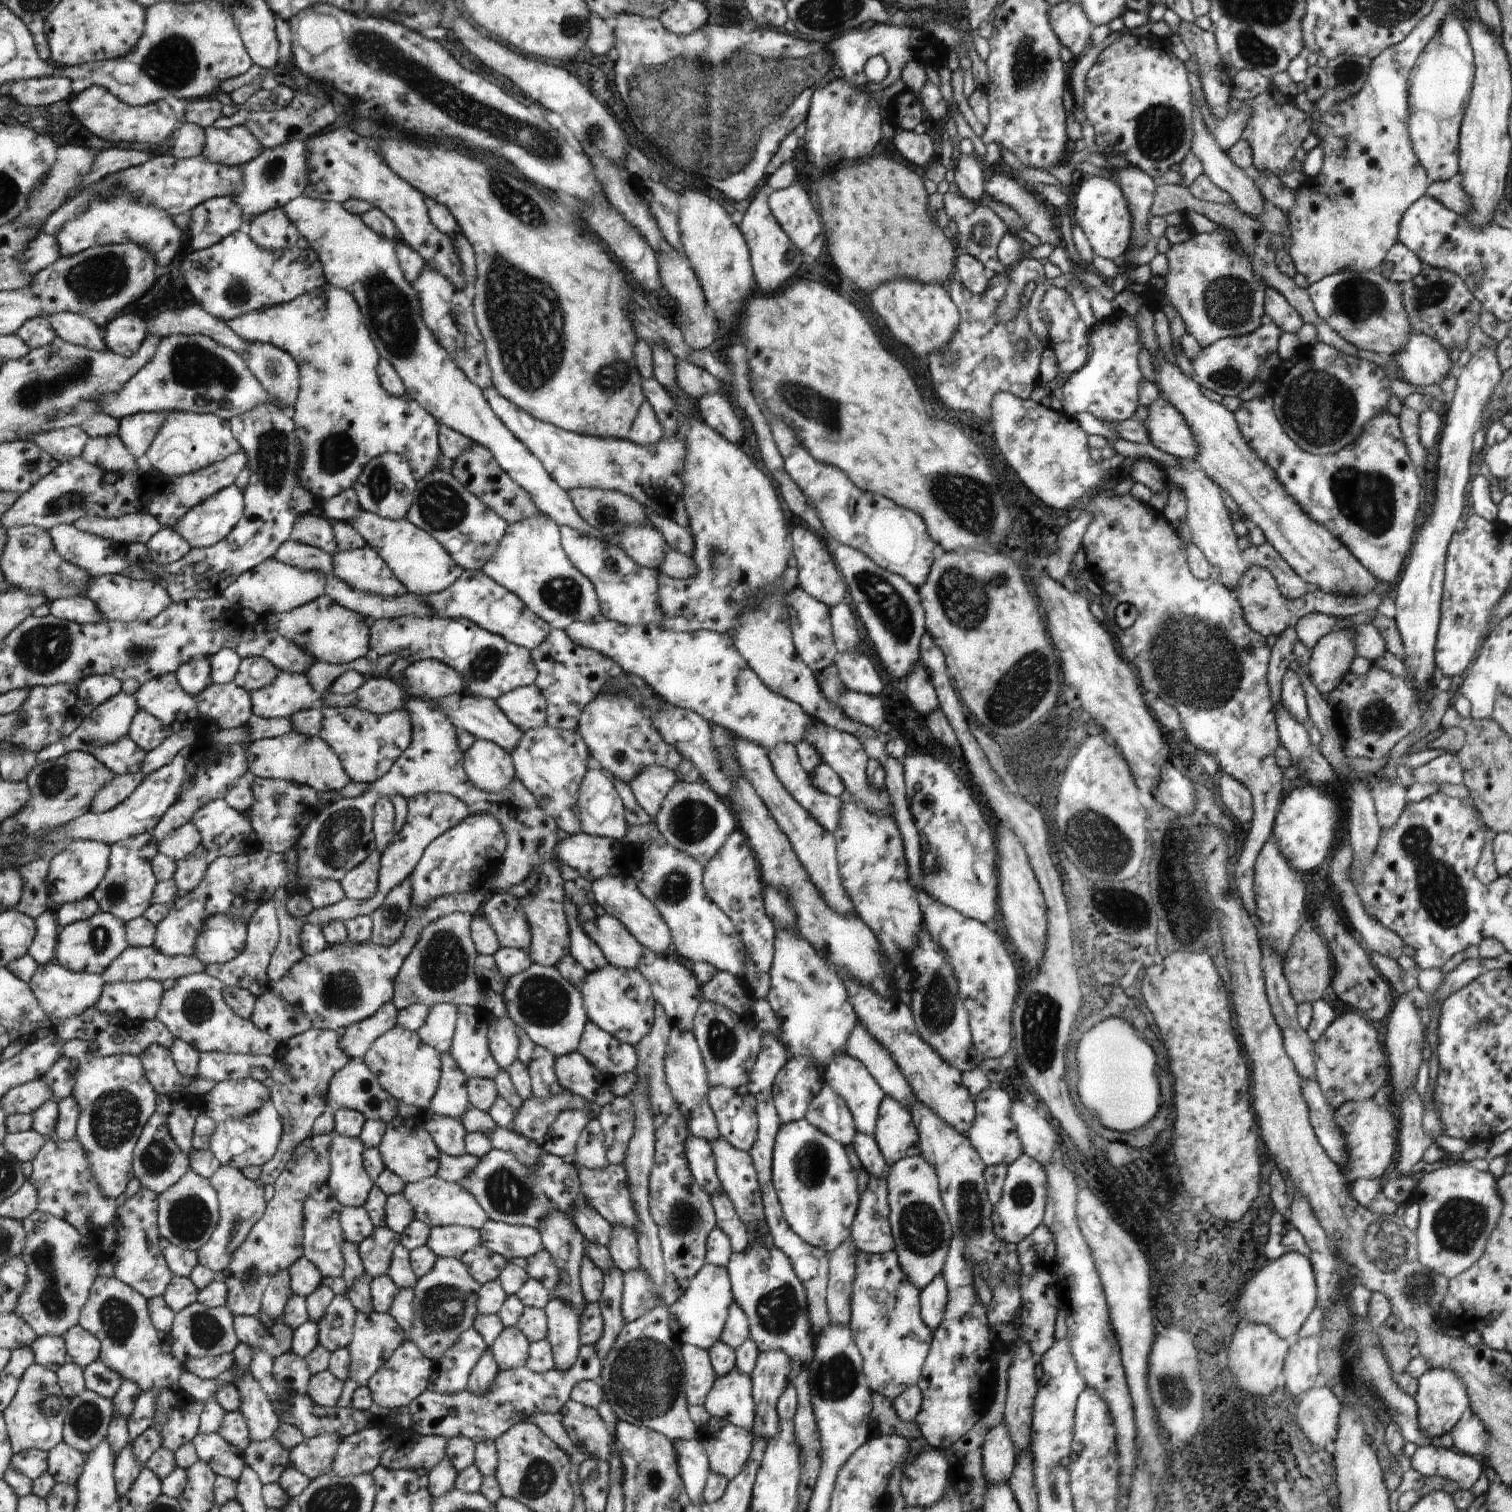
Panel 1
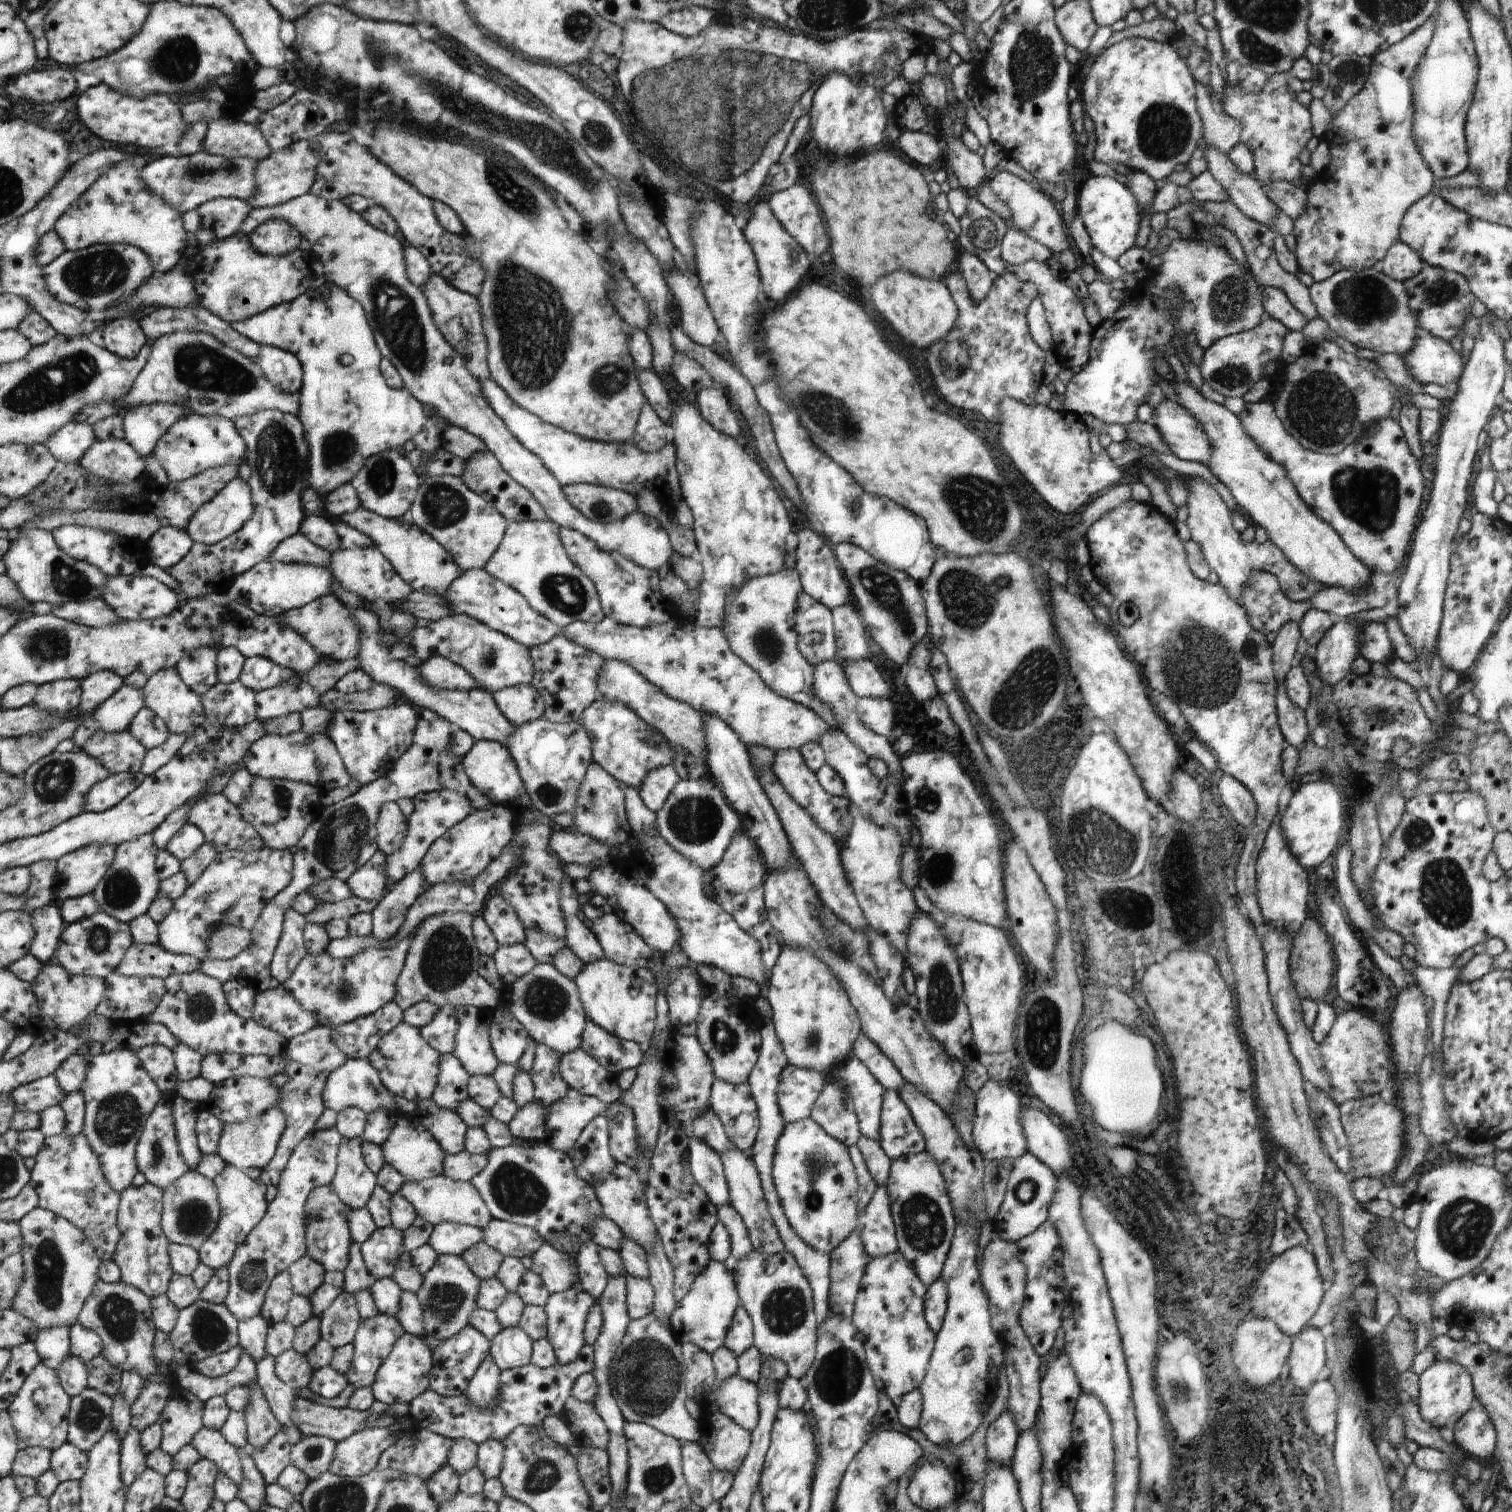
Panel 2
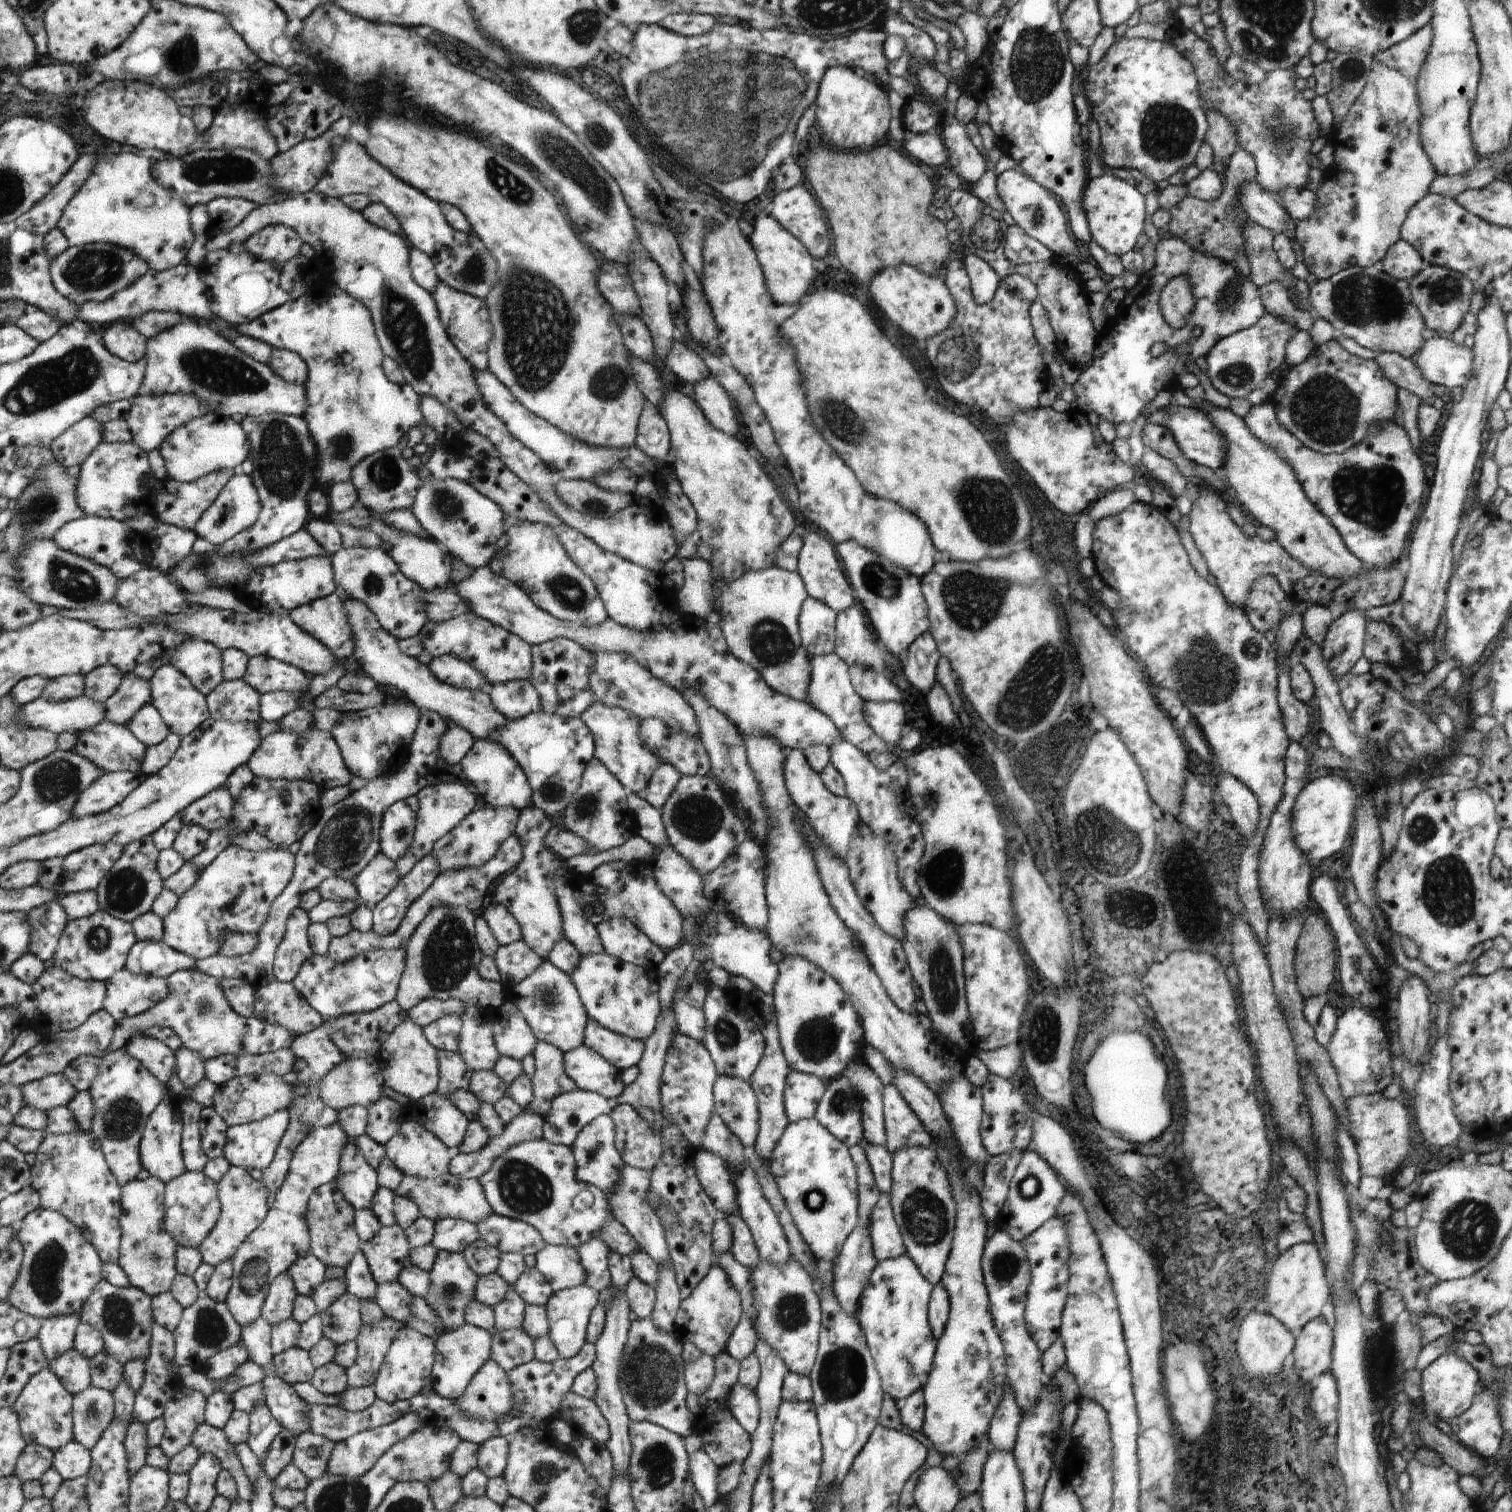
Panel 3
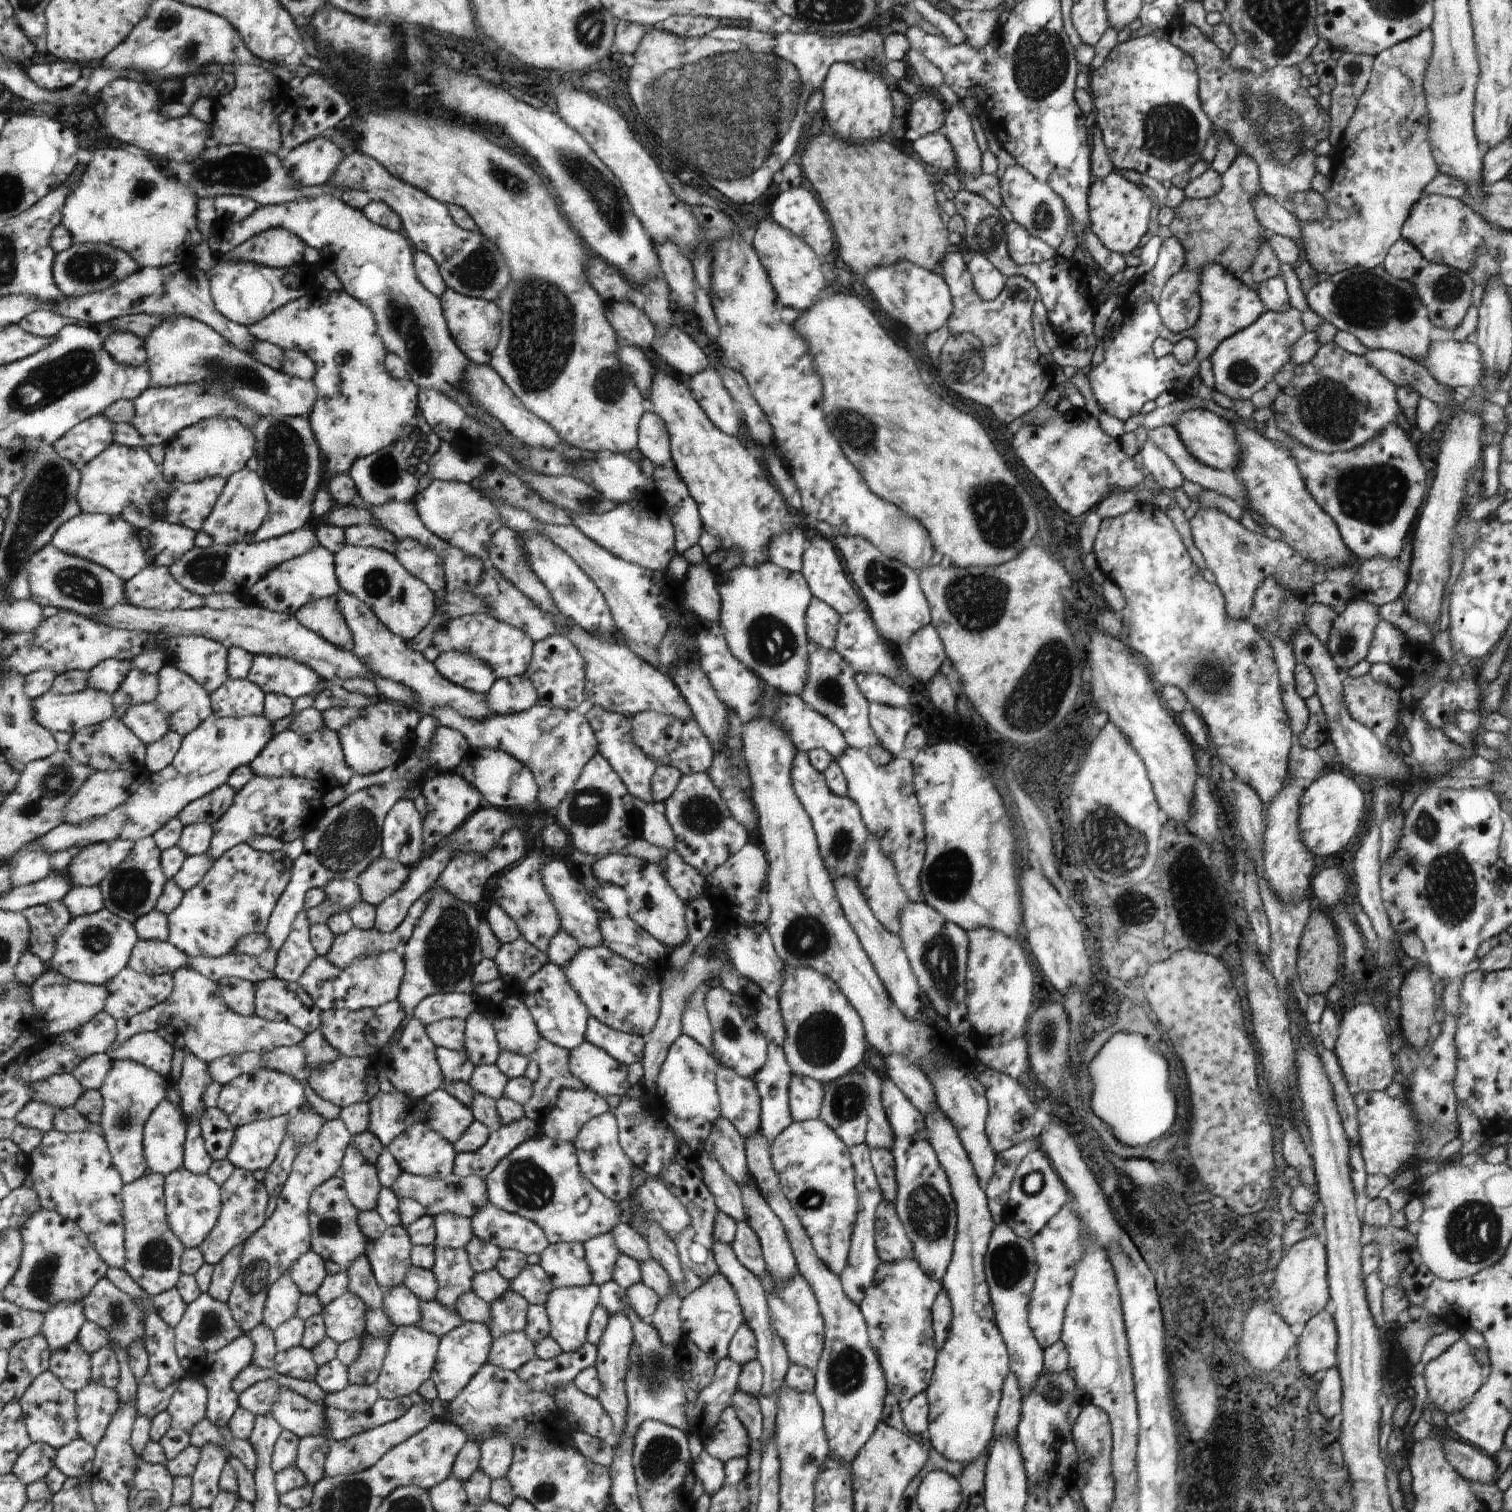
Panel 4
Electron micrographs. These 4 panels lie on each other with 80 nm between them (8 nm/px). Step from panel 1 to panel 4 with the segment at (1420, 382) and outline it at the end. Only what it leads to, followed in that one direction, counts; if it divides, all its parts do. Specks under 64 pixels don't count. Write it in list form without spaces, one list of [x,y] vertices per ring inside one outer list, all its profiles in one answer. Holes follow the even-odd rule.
[[[1432,341],[1426,355],[1426,368],[1445,387],[1467,386],[1474,390],[1483,377],[1482,353],[1468,341]]]

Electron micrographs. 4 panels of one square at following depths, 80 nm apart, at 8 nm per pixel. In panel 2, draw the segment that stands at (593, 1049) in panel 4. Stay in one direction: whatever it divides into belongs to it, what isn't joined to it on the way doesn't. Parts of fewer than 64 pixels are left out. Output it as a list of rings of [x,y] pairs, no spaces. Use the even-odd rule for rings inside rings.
[[[580,1047],[561,1055],[559,1073],[570,1090],[596,1097],[601,1103],[609,1105],[621,1098],[622,1092],[617,1086],[618,1074],[601,1067]]]

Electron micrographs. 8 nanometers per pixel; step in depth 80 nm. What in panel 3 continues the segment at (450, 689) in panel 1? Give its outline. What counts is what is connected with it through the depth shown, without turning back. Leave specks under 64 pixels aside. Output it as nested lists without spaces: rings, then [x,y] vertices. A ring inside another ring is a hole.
[[[440,655],[426,665],[440,681],[459,689],[482,690],[487,680],[468,661],[454,655]]]

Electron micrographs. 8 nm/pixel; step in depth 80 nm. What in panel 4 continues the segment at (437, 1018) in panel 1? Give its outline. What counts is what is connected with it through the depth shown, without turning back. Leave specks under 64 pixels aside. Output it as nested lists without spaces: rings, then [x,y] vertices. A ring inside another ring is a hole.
[[[453,1018],[430,1023],[428,1035],[437,1047],[460,1052],[465,1044],[465,1020]]]

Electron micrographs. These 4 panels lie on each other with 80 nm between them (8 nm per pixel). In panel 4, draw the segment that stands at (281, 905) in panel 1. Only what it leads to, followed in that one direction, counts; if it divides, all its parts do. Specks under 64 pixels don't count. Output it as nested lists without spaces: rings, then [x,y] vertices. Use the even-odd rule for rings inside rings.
[[[302,909],[293,920],[289,938],[278,949],[275,976],[286,982],[297,982],[316,957],[308,935],[307,912]]]

